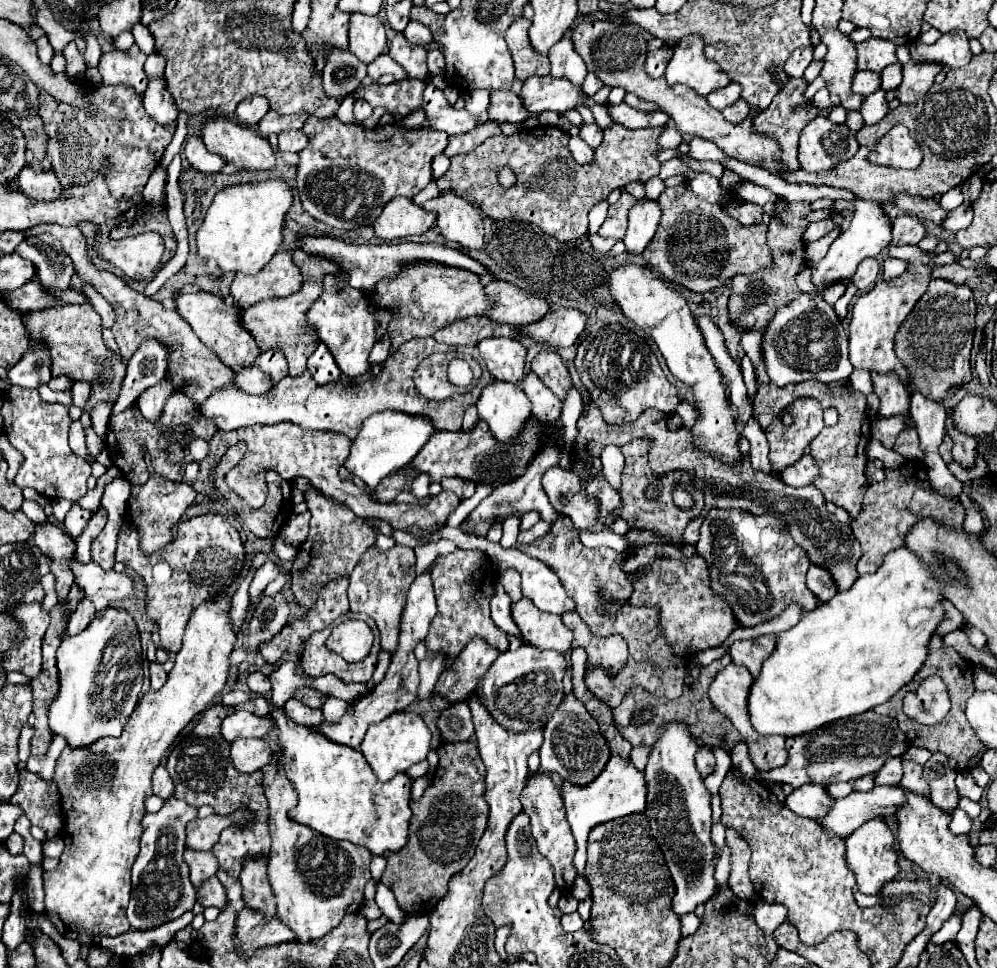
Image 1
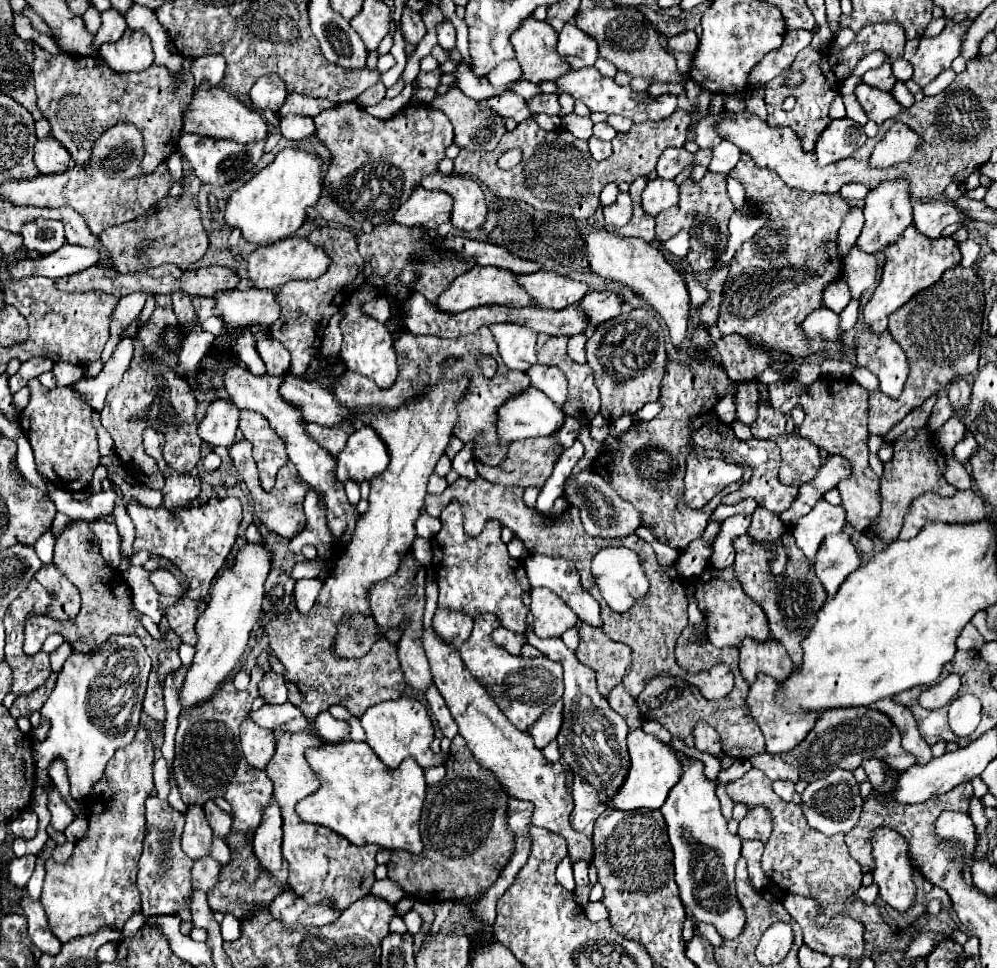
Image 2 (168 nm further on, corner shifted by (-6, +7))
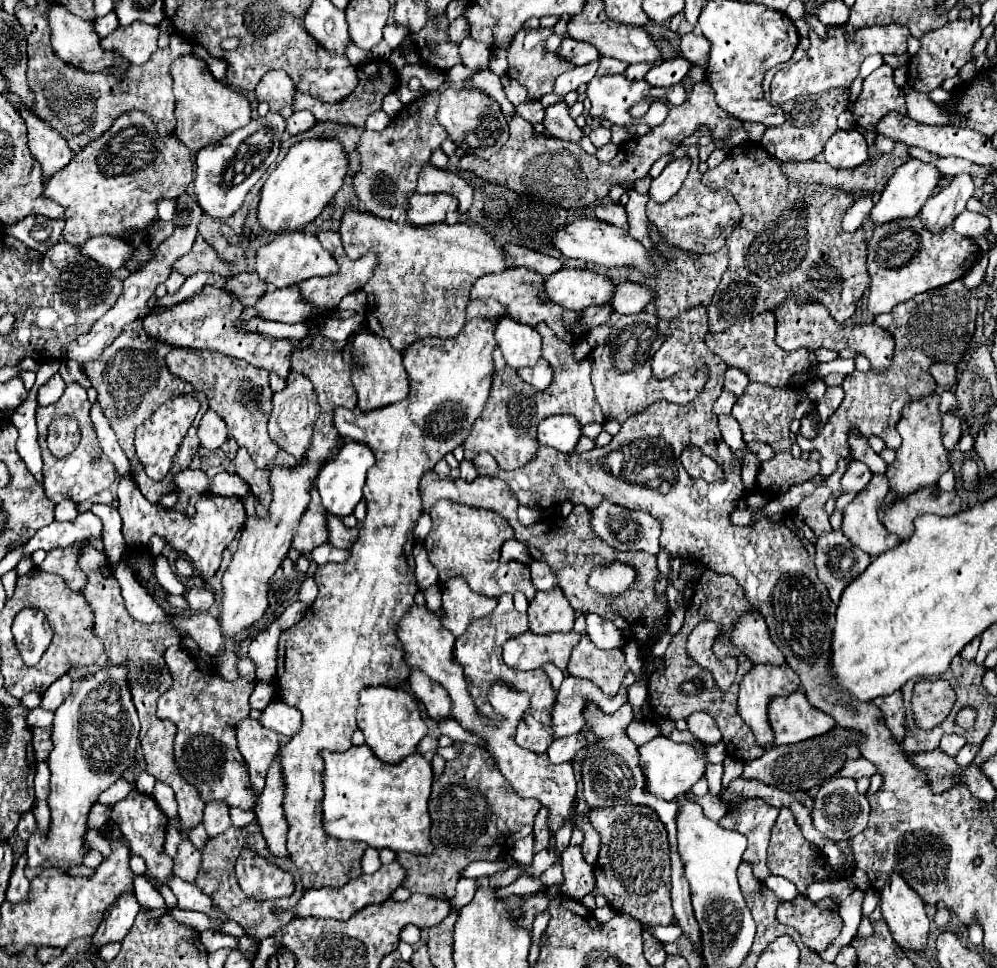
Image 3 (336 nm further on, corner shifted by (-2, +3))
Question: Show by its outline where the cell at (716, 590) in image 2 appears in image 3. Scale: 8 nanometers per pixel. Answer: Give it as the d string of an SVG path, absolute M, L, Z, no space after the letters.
M753 613L753 617L743 617L735 625L733 635L731 635L731 641L753 663L785 665L785 657L777 649L777 645L771 641L769 629L765 625L765 619L759 613Z

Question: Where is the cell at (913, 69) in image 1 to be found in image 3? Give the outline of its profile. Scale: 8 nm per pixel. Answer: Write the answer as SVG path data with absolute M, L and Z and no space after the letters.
M971 17L967 21L957 19L947 23L941 29L929 31L921 37L921 49L915 57L911 57L909 67L907 67L907 77L909 77L909 85L921 93L931 93L933 89L941 87L941 83L949 77L955 77L959 73L959 69L973 61L973 45L975 41L981 37L981 25L979 25L979 17Z

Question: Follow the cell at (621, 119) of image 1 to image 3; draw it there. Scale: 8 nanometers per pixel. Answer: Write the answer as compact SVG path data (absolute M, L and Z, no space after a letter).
M623 73L621 75L605 75L605 77L593 77L587 87L587 97L591 99L591 117L605 117L607 121L615 125L635 125L639 123L629 115L631 105L645 97L665 97L669 103L681 103L685 99L685 87L683 85L673 85L673 87L651 87L645 79L641 81L629 81Z

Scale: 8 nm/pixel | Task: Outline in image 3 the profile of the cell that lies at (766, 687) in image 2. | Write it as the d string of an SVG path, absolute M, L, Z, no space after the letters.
M803 689L789 697L773 701L773 705L769 705L769 721L775 731L777 745L799 743L825 735L837 727L833 717L825 715L807 701Z

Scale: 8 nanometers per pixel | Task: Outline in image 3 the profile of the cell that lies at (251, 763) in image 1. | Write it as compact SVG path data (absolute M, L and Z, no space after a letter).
M247 717L237 723L237 743L249 769L251 789L259 795L265 785L265 773L279 749L277 733L265 729L259 721Z

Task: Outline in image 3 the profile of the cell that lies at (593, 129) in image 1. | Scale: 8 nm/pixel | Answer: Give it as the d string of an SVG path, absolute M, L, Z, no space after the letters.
M597 127L597 129L593 129L591 131L591 135L589 135L589 139L591 139L591 143L599 149L599 147L603 147L603 145L607 145L609 141L611 141L611 131L609 131L609 127Z

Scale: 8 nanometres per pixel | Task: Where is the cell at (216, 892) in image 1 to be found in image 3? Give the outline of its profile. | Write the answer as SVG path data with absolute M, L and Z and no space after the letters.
M181 839L179 847L177 847L177 855L173 857L173 873L177 877L193 883L199 867L201 867L201 851L195 849L189 839Z

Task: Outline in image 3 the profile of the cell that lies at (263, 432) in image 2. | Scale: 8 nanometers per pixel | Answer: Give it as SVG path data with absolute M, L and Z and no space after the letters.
M171 349L165 357L165 363L175 377L193 383L197 391L201 389L207 395L209 407L227 423L229 437L235 439L241 447L247 447L257 465L267 465L273 461L279 447L267 433L267 421L273 405L273 389L269 387L267 371L253 367L247 361L213 353L209 349Z

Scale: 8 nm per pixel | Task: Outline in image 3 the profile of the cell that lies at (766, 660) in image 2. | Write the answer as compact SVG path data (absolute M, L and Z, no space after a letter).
M755 665L745 679L739 685L739 703L737 703L737 711L741 713L741 719L751 727L757 745L761 747L771 747L775 745L773 741L773 729L769 725L769 703L773 701L773 697L789 697L791 693L795 693L801 687L801 681L797 677L797 673L793 673L793 669L789 669L789 665L783 665L781 669L777 669L775 665Z

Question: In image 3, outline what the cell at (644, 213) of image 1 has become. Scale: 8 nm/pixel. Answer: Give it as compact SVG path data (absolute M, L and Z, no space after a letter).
M685 155L681 159L675 159L671 161L663 173L651 181L651 189L649 189L649 197L655 199L657 203L665 203L669 201L683 185L687 173L689 173L689 167L691 167L691 159Z

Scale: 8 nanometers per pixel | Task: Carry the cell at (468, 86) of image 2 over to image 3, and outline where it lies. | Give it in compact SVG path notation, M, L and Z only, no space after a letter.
M507 75L501 77L501 83L504 87L504 92L508 100L514 105L525 102L528 97L527 90L519 82L514 79L509 79Z

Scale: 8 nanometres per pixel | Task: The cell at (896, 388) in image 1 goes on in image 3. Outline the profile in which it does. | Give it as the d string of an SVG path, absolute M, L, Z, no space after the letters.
M791 293L781 305L777 305L777 309L773 311L775 317L777 317L777 335L775 335L775 343L783 349L783 351L795 351L795 349L801 349L801 347L807 347L807 349L837 349L837 345L843 345L843 347L851 347L859 353L863 353L873 369L887 369L887 365L891 363L891 357L893 357L893 337L877 327L875 323L867 323L867 325L837 325L833 321L833 317L829 315L829 311L825 309L825 305L821 305L819 301L799 301L795 293Z

